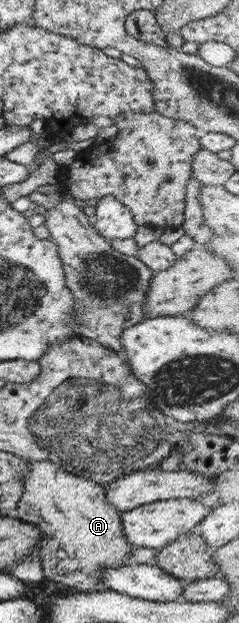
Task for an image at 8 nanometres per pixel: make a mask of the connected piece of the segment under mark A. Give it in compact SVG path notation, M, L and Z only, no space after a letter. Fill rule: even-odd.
M27 459L27 473L22 479L22 495L16 503L16 519L30 523L32 526L39 528L41 530L41 546L45 549L38 554L42 562L43 567L43 578L52 580L54 582L60 582L62 586L68 586L70 588L76 588L79 592L85 592L86 590L107 590L101 583L101 572L103 568L116 568L117 566L124 566L131 564L129 554L133 550L133 546L127 541L125 534L123 533L123 528L121 525L121 512L115 509L108 501L106 501L106 496L104 496L104 485L94 483L93 481L85 480L85 478L80 478L66 472L64 469L60 468L57 464L50 462L49 460L29 460Z

